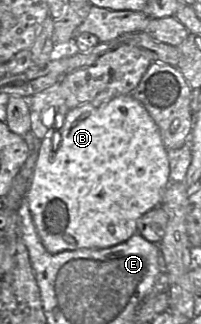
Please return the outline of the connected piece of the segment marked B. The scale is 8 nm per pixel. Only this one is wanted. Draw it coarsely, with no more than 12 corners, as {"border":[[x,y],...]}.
{"border":[[138,100],[69,110],[28,203],[51,254],[136,234],[169,183]]}

